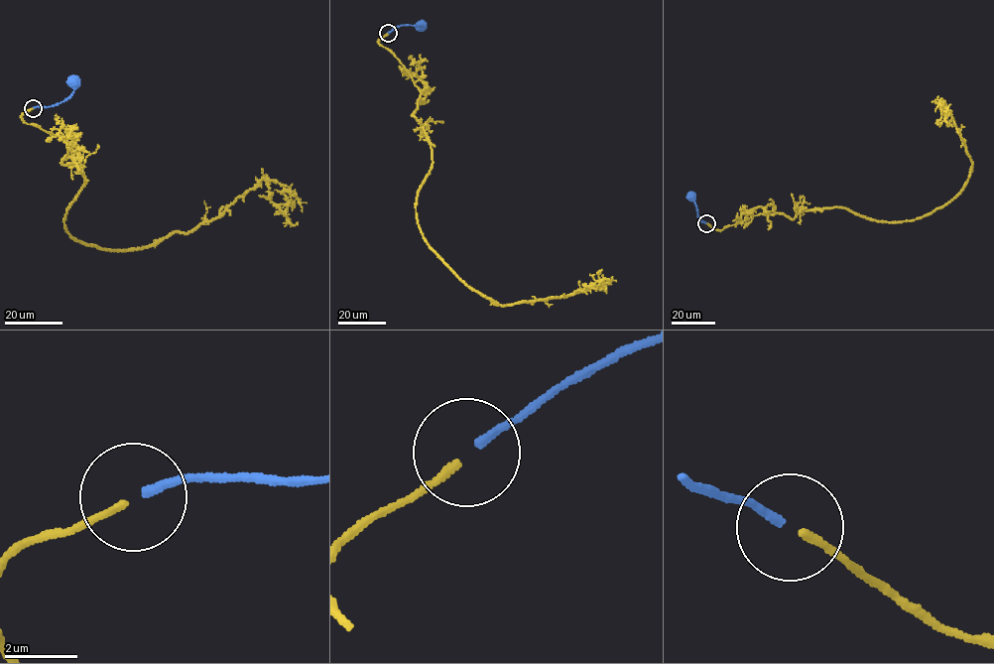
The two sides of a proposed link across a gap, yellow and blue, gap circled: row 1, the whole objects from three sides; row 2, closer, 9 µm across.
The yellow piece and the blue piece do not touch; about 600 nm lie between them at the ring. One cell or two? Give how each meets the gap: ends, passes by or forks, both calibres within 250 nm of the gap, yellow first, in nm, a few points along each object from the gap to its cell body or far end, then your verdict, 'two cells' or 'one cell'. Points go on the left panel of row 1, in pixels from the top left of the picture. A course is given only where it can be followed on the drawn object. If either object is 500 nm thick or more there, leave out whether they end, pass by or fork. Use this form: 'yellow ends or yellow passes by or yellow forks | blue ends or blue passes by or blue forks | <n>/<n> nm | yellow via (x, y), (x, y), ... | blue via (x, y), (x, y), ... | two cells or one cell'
yellow ends | blue ends | 190/240 nm | yellow via (32, 108), (83, 177), (64, 217), (82, 244), (157, 244), (261, 180), (289, 214) | blue via (34, 108), (65, 100), (75, 83) | two cells

